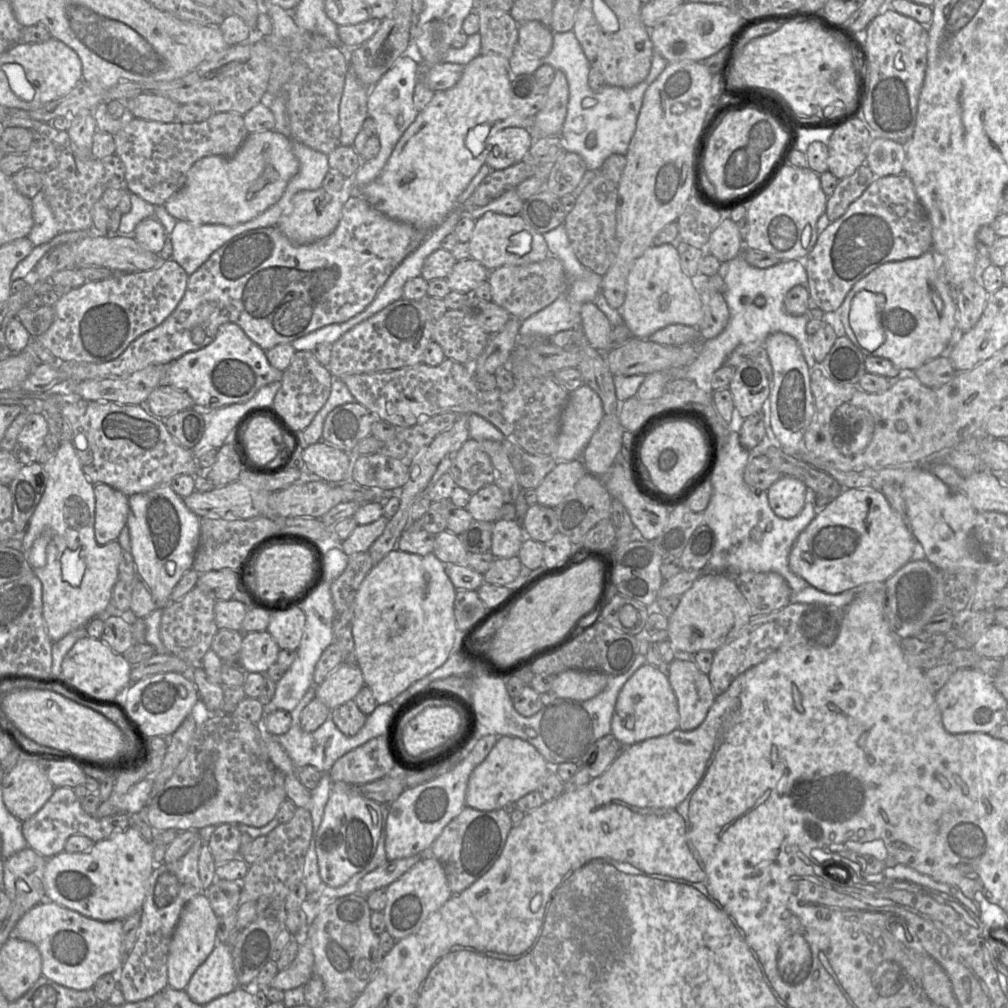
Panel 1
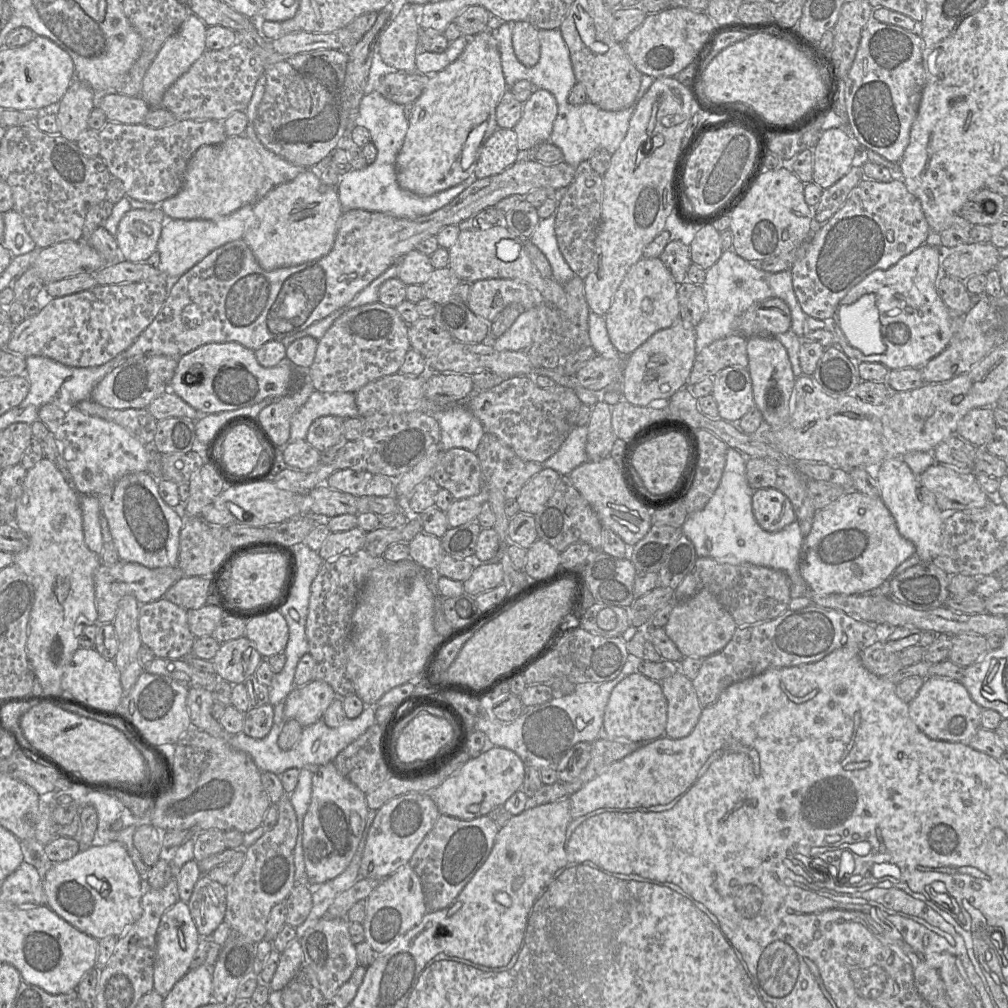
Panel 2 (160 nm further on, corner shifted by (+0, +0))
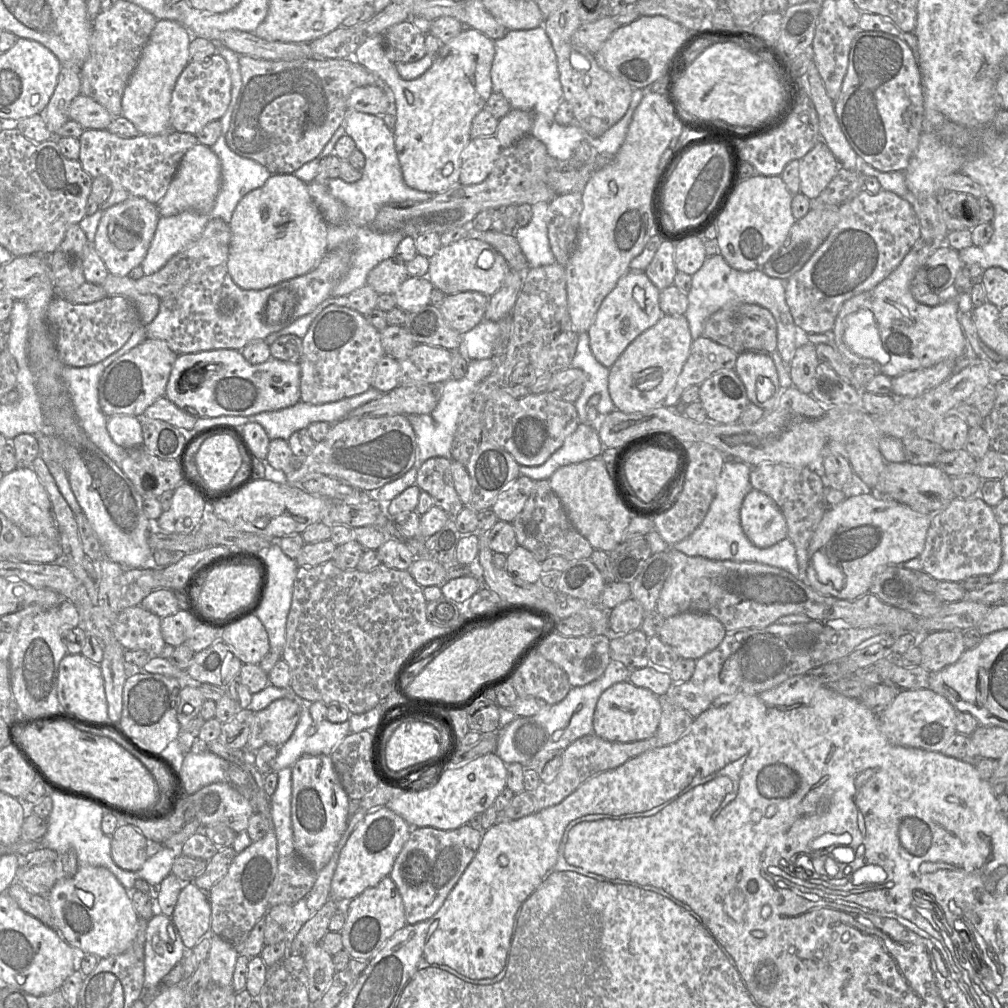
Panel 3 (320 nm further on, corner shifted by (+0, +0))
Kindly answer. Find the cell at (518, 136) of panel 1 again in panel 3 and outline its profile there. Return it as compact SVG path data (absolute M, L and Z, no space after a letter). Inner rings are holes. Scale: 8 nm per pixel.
M495 135L471 139L460 154L459 184L466 186L484 181L491 173L501 150Z

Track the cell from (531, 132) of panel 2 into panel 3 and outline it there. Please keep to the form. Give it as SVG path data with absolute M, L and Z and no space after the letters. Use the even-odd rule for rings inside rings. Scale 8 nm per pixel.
M511 109L498 122L495 137L502 148L511 146L520 138L530 133L533 124L531 113L519 109Z

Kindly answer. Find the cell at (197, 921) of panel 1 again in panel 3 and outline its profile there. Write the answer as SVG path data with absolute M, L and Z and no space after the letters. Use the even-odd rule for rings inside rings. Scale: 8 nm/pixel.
M155 914L150 918L145 932L145 989L157 988L188 950L170 916Z

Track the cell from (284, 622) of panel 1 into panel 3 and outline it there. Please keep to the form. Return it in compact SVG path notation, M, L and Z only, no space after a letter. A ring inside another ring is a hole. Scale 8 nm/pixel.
M255 615L221 629L220 640L231 648L243 664L259 664L270 652L267 631Z

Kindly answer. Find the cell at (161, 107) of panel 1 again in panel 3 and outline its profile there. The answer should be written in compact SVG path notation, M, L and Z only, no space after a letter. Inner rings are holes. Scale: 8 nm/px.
M76 96L70 105L70 120L86 129L106 129L114 119L108 110L88 96Z

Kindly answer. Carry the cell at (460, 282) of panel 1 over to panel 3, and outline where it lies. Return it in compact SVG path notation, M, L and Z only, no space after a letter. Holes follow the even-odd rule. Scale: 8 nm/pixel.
M409 277L394 293L396 307L414 312L430 303L434 286L427 277Z

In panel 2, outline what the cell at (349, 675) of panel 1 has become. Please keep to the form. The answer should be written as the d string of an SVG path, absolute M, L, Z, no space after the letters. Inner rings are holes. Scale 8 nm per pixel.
M312 680L301 687L295 687L283 701L283 712L286 720L295 719L305 728L318 720L322 716L329 705L337 697L332 687L322 680Z

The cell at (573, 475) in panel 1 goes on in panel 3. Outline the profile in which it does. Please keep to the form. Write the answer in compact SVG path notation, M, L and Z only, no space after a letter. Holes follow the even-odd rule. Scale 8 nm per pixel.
M519 476L507 489L501 492L491 507L498 520L512 522L522 511L526 501L533 492L535 480Z

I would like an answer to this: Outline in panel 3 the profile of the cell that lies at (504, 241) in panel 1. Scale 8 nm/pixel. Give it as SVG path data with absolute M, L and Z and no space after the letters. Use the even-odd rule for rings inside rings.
M463 238L451 245L441 247L429 258L427 278L435 289L446 296L475 291L487 296L494 294L503 283L510 267L505 258L491 245L477 238Z

